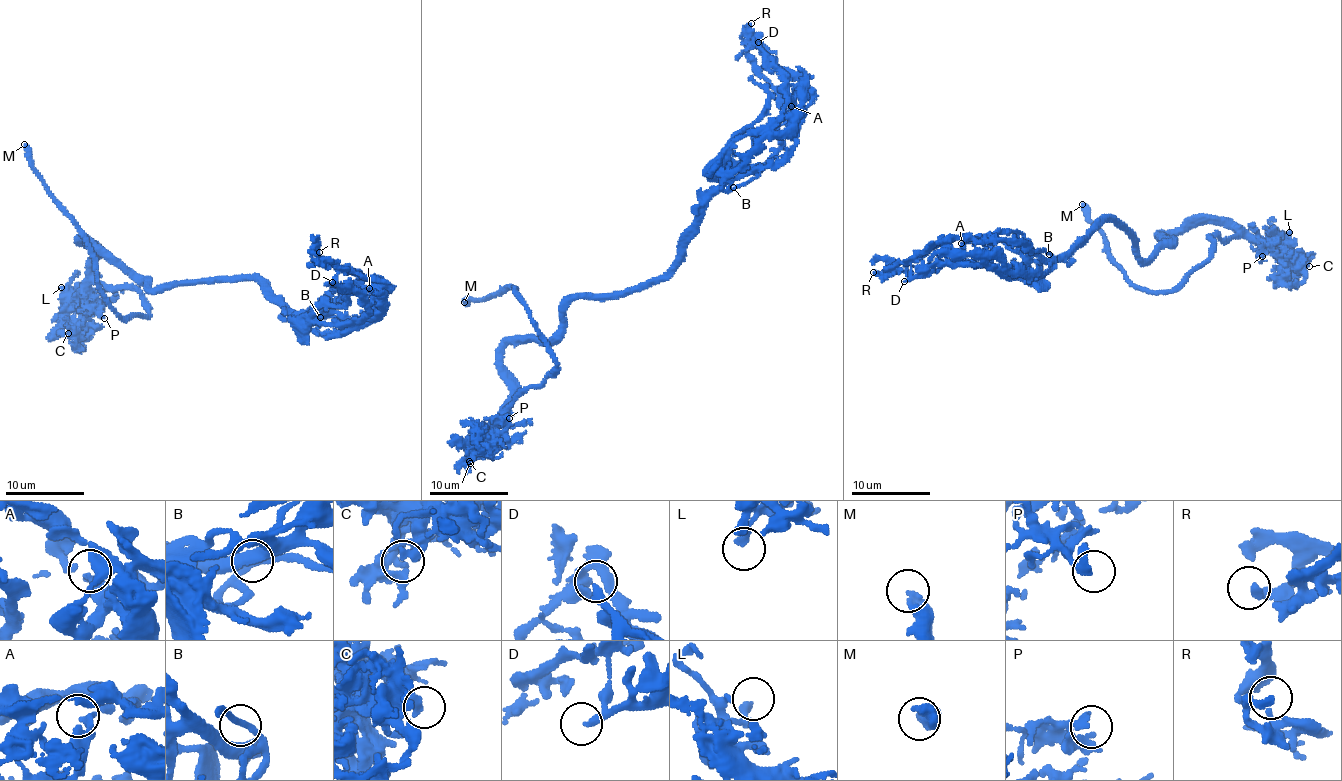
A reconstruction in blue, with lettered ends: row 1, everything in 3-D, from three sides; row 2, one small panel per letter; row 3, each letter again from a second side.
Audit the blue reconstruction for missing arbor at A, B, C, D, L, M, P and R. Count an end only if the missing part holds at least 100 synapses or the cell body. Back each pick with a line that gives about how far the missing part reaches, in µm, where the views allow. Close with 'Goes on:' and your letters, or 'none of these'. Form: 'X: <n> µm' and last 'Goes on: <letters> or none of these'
M: 20 µm
Goes on: M

